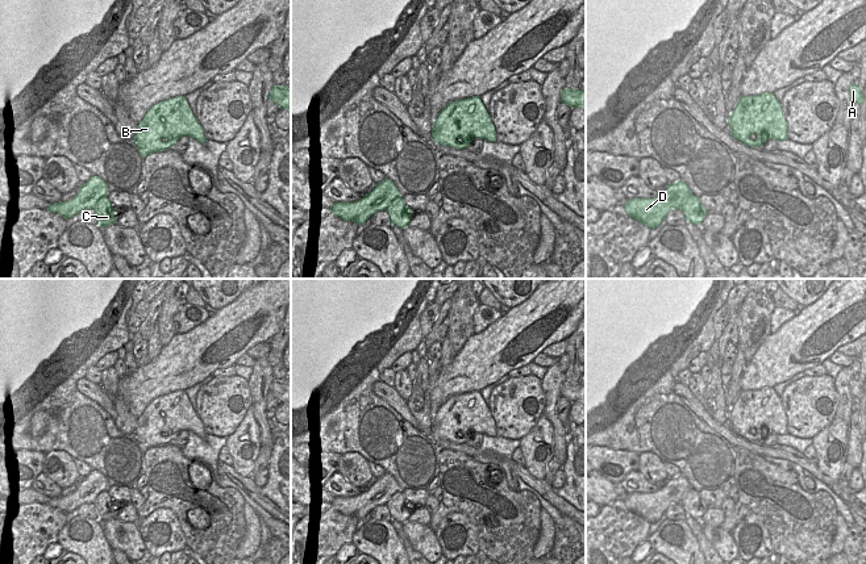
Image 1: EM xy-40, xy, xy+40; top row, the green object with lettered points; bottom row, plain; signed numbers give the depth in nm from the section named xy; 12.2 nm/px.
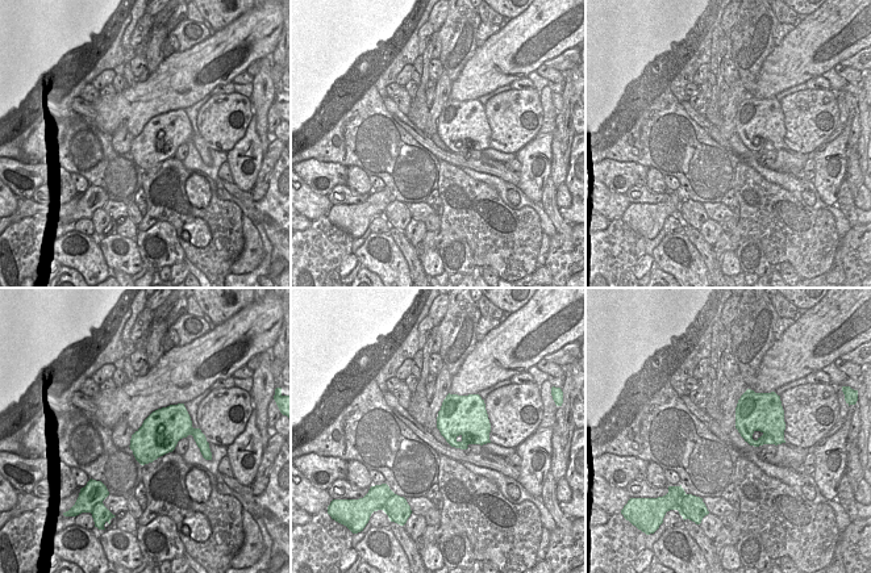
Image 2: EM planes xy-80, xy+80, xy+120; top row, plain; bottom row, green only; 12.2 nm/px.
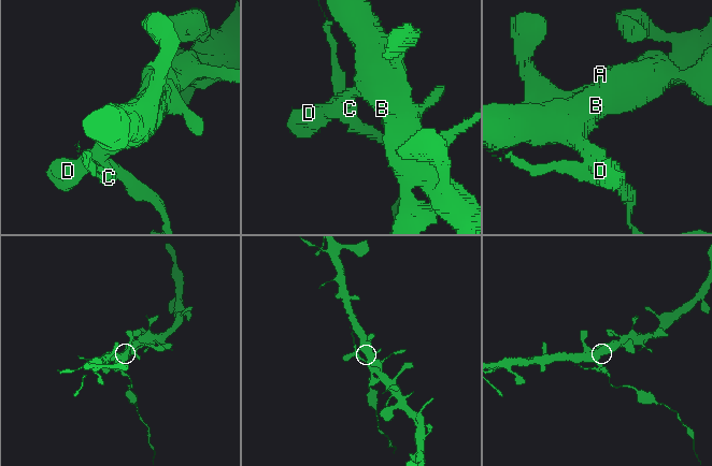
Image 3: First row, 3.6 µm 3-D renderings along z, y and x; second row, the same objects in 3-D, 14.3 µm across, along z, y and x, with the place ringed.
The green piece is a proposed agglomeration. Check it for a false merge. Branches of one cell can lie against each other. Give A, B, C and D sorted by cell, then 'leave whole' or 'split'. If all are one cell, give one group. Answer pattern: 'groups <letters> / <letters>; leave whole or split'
groups A B D / C; split

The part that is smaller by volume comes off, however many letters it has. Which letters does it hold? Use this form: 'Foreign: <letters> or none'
Foreign: C

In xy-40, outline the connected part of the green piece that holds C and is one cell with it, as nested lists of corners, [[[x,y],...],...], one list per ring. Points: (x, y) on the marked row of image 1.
[[[107,196],[97,200],[97,202],[93,206],[93,210],[96,213],[97,225],[100,227],[107,227],[109,225],[116,223],[117,220],[113,218],[113,214],[116,212],[112,209],[112,204],[107,199]]]

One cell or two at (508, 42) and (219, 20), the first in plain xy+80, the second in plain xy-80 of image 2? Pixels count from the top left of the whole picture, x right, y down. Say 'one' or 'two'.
two

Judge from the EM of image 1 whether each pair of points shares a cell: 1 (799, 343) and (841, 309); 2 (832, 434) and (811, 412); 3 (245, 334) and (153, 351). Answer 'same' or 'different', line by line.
1: same
2: different
3: different

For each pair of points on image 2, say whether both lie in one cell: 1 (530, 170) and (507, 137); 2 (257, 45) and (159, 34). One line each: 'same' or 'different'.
1: different
2: different

